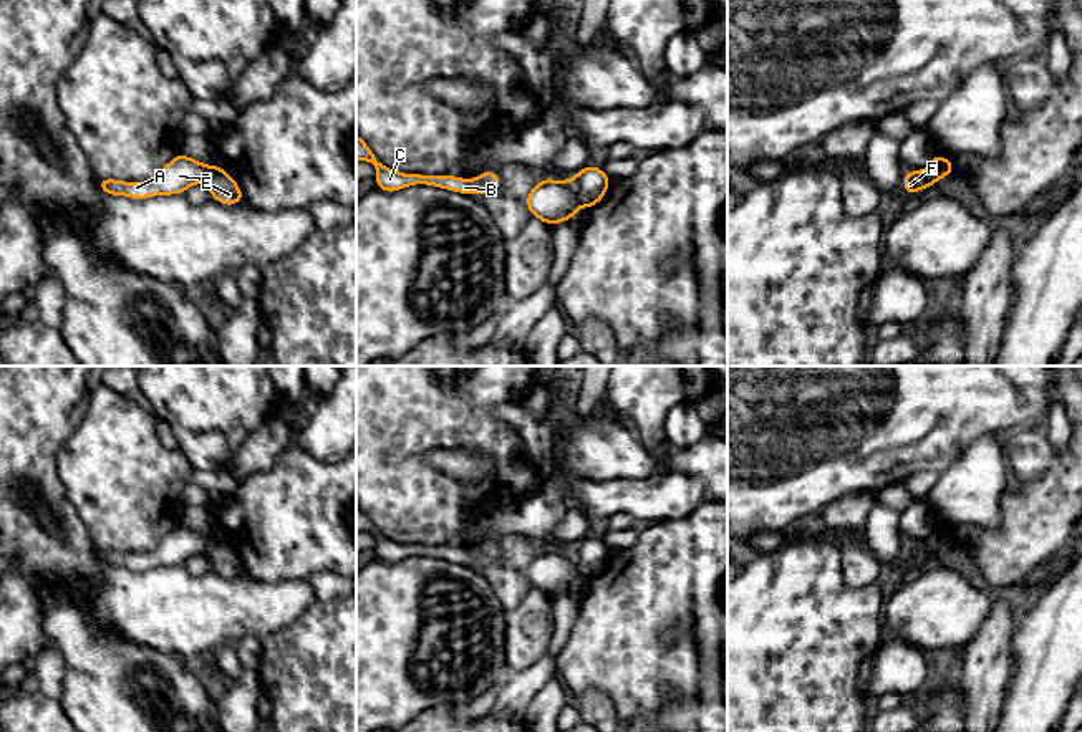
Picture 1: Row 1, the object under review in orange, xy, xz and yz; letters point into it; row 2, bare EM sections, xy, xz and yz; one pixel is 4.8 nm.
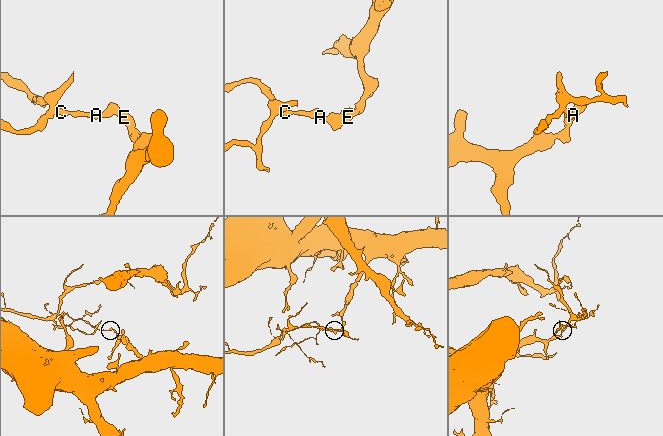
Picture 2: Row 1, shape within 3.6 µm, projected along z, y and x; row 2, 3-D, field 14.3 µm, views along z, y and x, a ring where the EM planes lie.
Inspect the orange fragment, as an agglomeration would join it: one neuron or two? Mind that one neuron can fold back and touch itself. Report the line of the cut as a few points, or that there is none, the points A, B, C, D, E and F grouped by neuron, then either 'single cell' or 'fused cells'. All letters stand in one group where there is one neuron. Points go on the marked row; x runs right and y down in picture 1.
xz (570, 179), (577, 197), (584, 204) | A B C D / E F | fused cells

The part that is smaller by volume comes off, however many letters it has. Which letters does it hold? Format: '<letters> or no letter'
A, B, C, D

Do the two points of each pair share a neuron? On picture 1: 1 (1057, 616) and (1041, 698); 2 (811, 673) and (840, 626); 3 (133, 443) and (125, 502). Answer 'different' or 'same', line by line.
1: same
2: same
3: same

